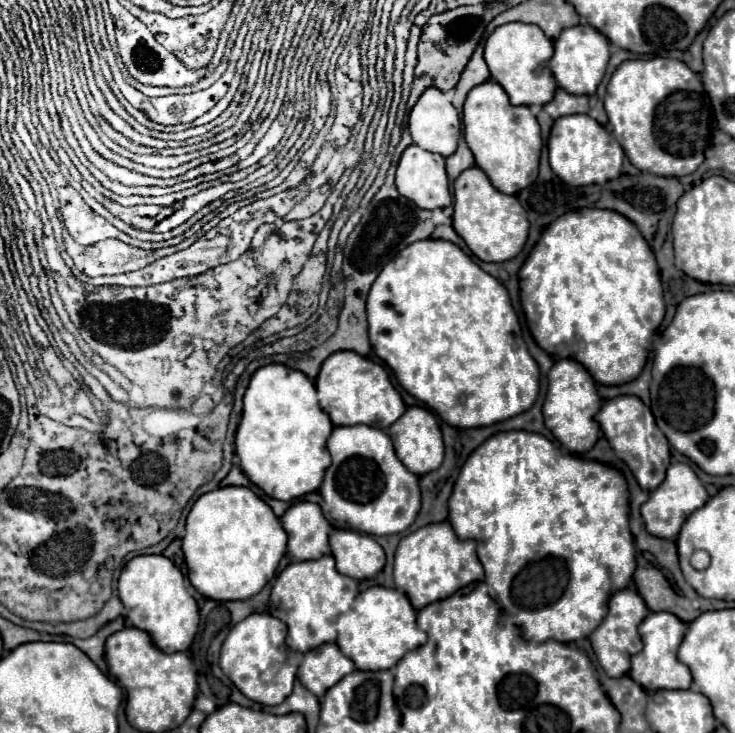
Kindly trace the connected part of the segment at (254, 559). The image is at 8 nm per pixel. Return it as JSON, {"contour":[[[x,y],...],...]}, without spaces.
{"contour":[[[245,486],[217,488],[199,496],[187,516],[183,554],[189,580],[197,592],[211,600],[245,600],[255,596],[275,576],[285,546],[287,532],[279,518]]]}

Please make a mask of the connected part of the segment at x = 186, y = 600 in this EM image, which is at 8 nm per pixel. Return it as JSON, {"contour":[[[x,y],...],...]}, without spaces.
{"contour":[[[163,554],[135,556],[125,564],[117,588],[131,626],[149,632],[153,636],[153,644],[163,652],[189,650],[199,626],[199,610],[195,598],[183,584],[181,570],[169,558]]]}

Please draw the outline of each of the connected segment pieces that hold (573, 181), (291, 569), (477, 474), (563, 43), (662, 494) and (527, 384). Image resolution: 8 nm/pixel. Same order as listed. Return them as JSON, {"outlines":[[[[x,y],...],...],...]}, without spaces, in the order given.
{"outlines":[[[[561,116],[559,120],[555,120],[555,128],[551,128],[547,148],[553,172],[571,186],[605,184],[607,180],[613,180],[621,174],[621,164],[625,156],[623,148],[591,116]]],[[[323,556],[319,560],[307,560],[307,562],[291,562],[275,580],[271,598],[269,598],[269,614],[283,620],[289,626],[287,644],[295,652],[307,652],[311,648],[317,648],[325,642],[335,642],[337,630],[335,630],[335,618],[337,612],[325,598],[355,598],[357,596],[359,582],[343,576],[335,570],[333,556]]],[[[525,430],[499,432],[491,438],[487,438],[477,450],[471,452],[471,456],[467,458],[467,462],[463,464],[463,468],[459,472],[453,494],[449,498],[449,522],[459,538],[477,540],[477,544],[479,544],[477,554],[485,568],[485,582],[489,584],[491,594],[499,600],[499,606],[511,618],[511,622],[517,624],[519,628],[523,628],[523,636],[527,640],[535,640],[535,642],[545,642],[549,638],[559,640],[559,642],[575,642],[579,638],[589,636],[607,616],[609,596],[626,588],[632,581],[635,568],[637,568],[633,534],[629,530],[629,488],[627,488],[623,472],[609,464],[563,452],[553,442],[549,442],[545,436],[525,432]]],[[[577,24],[575,28],[565,28],[553,44],[555,54],[549,60],[549,68],[559,88],[575,94],[595,94],[609,62],[609,40],[597,28],[591,28],[591,24]]],[[[675,462],[667,468],[667,476],[663,480],[663,484],[655,490],[649,492],[649,500],[641,506],[641,516],[645,520],[645,528],[649,534],[659,536],[659,538],[671,538],[675,540],[681,524],[687,520],[689,514],[693,514],[697,508],[701,508],[707,502],[709,494],[705,490],[705,486],[701,484],[701,480],[697,478],[697,474],[691,470],[689,464],[683,462]]],[[[419,240],[413,242],[411,246],[407,246],[403,252],[399,252],[399,256],[395,256],[395,260],[391,260],[381,274],[377,276],[377,280],[371,286],[369,298],[367,298],[367,320],[369,320],[369,340],[375,348],[375,354],[393,370],[397,382],[415,398],[419,398],[421,402],[425,402],[431,410],[435,410],[447,424],[455,426],[455,428],[477,428],[477,426],[489,426],[493,422],[501,422],[507,418],[513,418],[525,410],[529,410],[539,394],[539,368],[535,364],[535,360],[531,358],[523,338],[521,338],[521,330],[519,330],[519,322],[517,322],[517,314],[511,308],[509,302],[509,294],[507,290],[487,272],[483,272],[457,244],[447,242],[447,240]]]]}

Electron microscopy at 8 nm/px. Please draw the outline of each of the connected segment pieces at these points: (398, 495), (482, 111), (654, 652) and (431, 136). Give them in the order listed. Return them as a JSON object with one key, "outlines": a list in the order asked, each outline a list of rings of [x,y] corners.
{"outlines":[[[[357,424],[357,426],[335,426],[329,440],[327,450],[331,452],[333,464],[327,468],[323,484],[319,488],[325,510],[333,520],[345,522],[351,528],[359,532],[367,532],[373,536],[385,536],[385,534],[397,534],[407,530],[419,508],[421,508],[421,492],[419,492],[419,478],[413,472],[407,472],[403,468],[401,460],[395,456],[395,448],[391,448],[391,438],[385,430]]],[[[487,80],[475,86],[463,106],[465,142],[475,156],[475,164],[489,176],[491,184],[503,194],[517,194],[537,178],[541,156],[541,128],[529,106],[511,106],[505,90]]],[[[651,612],[639,626],[639,634],[645,646],[639,654],[631,658],[629,676],[645,690],[663,690],[663,688],[687,690],[693,682],[693,676],[691,676],[691,670],[677,660],[677,650],[679,650],[679,644],[683,642],[685,630],[687,630],[687,624],[681,622],[677,616],[673,616],[671,612]]],[[[427,88],[409,114],[409,132],[417,146],[447,158],[457,150],[457,142],[461,138],[461,118],[445,92],[437,88]]]]}

